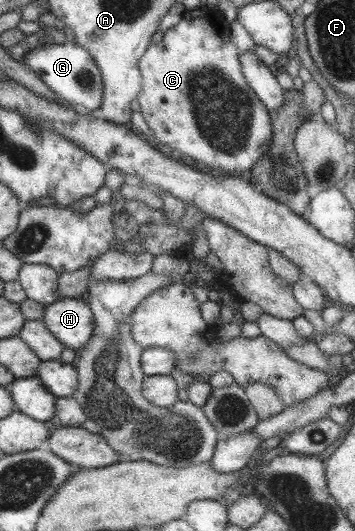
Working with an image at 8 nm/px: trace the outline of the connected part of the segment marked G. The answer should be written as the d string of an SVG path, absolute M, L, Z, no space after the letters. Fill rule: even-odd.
M54 41L41 42L26 52L23 62L55 95L55 99L51 99L53 102L70 103L85 108L89 113L98 113L103 94L101 73L92 56L78 44L73 41L56 44Z

